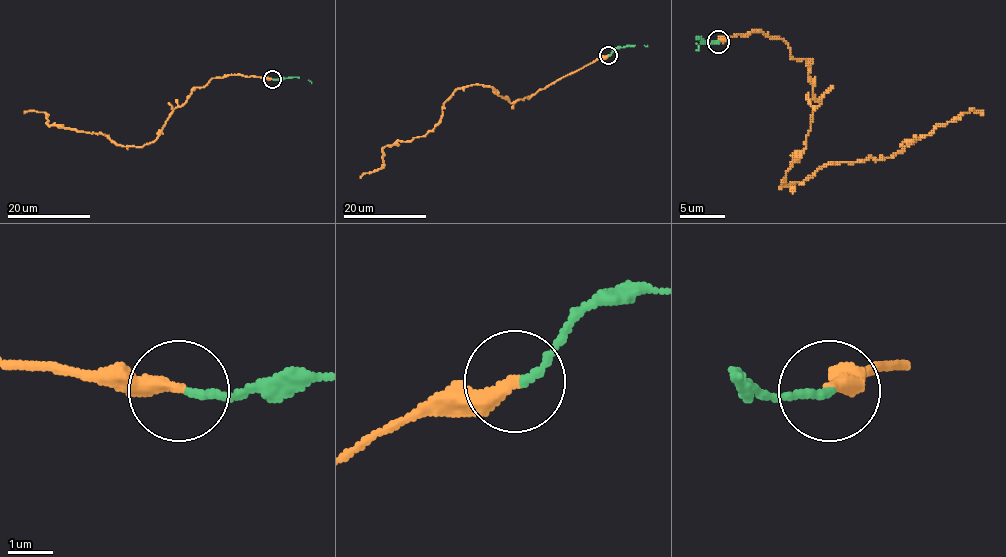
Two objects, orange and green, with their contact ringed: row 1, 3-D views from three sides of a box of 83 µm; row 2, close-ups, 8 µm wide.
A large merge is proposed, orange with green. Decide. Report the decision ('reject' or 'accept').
accept

